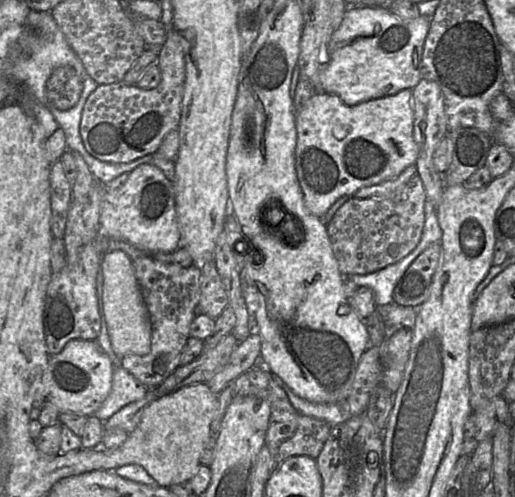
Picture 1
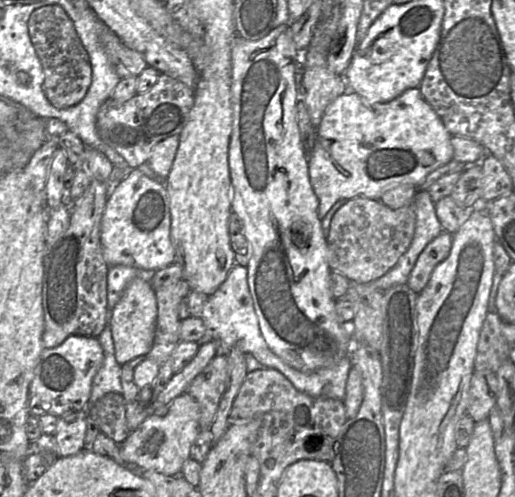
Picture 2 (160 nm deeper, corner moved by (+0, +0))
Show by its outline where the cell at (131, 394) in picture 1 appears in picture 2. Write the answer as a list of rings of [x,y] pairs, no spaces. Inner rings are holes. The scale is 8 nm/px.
[[[106,325],[105,329],[97,339],[103,348],[104,360],[102,366],[93,379],[88,409],[97,400],[109,392],[122,394],[122,365],[120,365],[115,358],[111,326]]]

